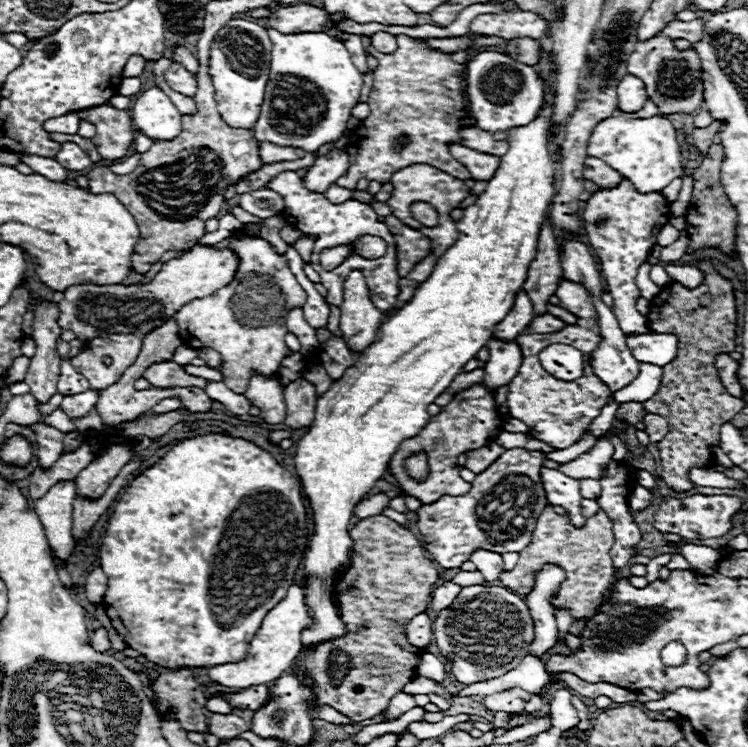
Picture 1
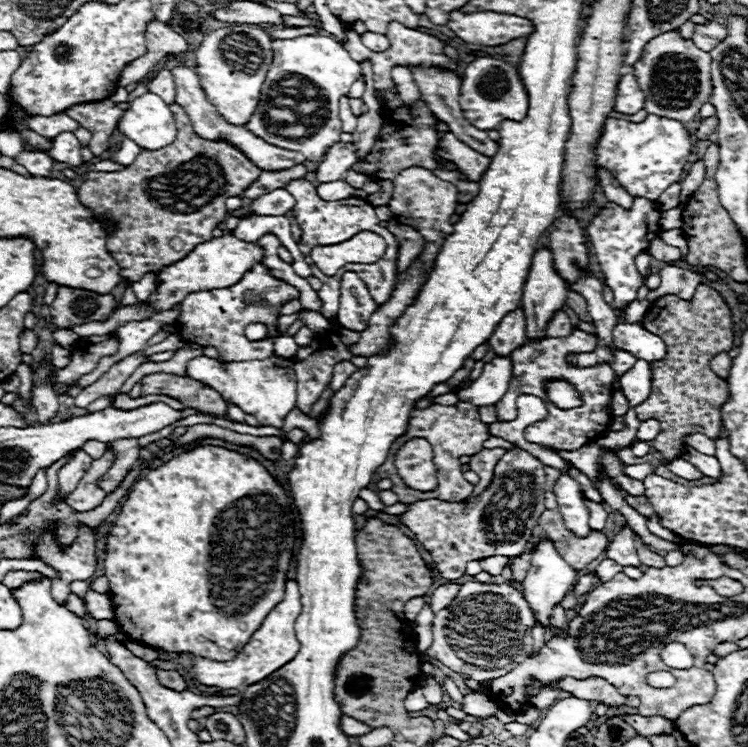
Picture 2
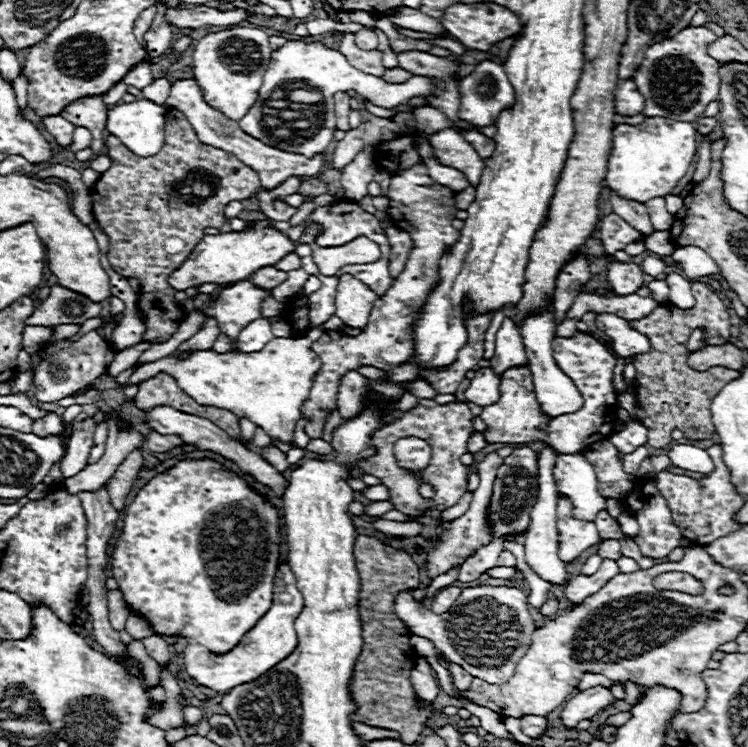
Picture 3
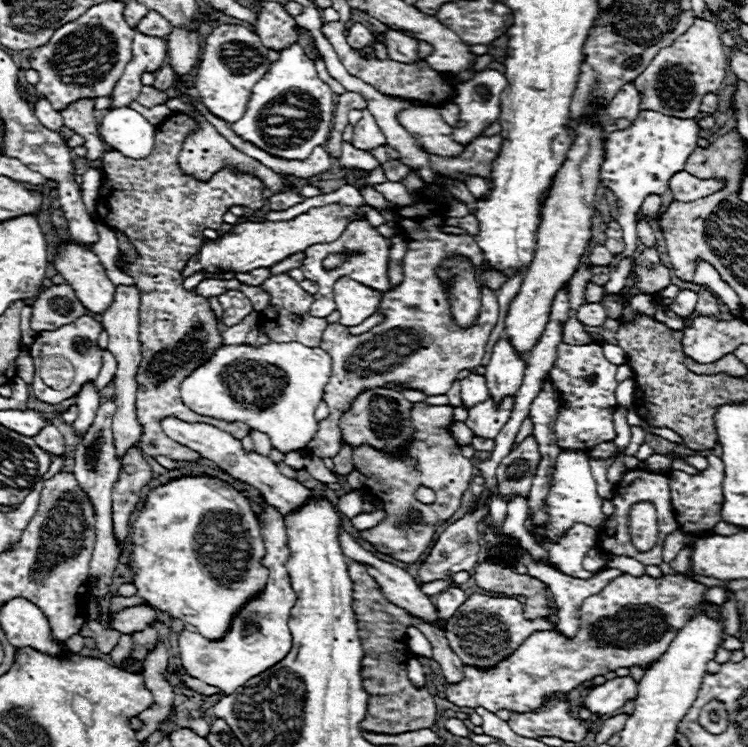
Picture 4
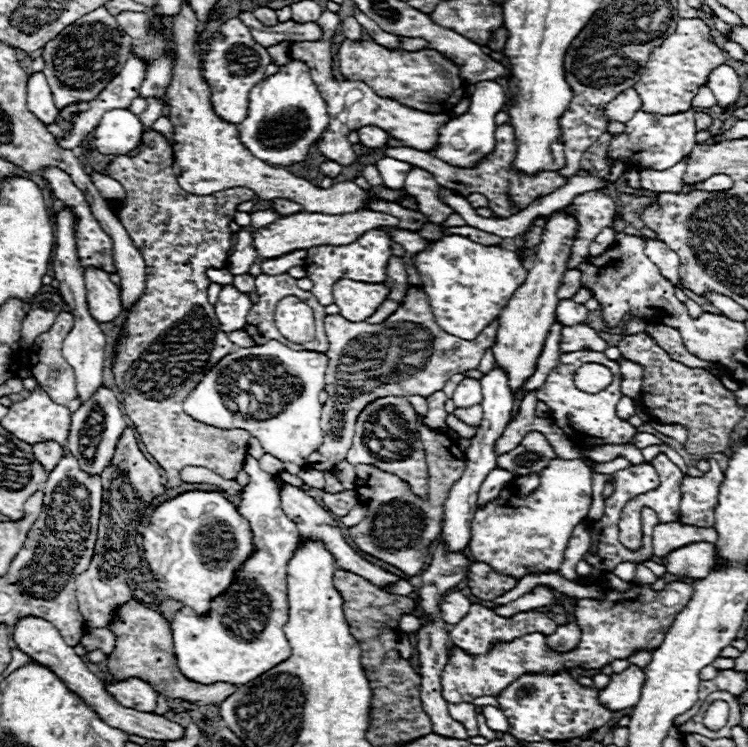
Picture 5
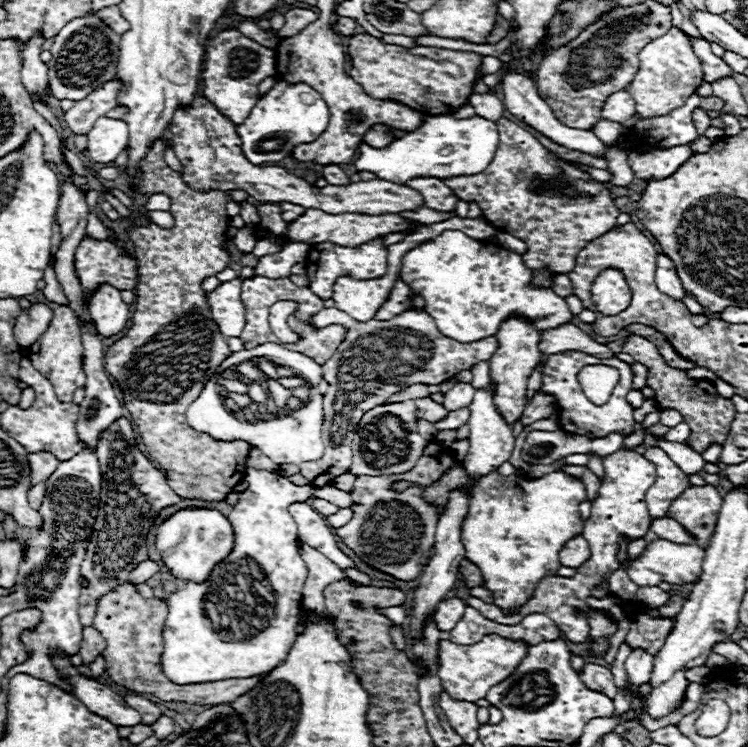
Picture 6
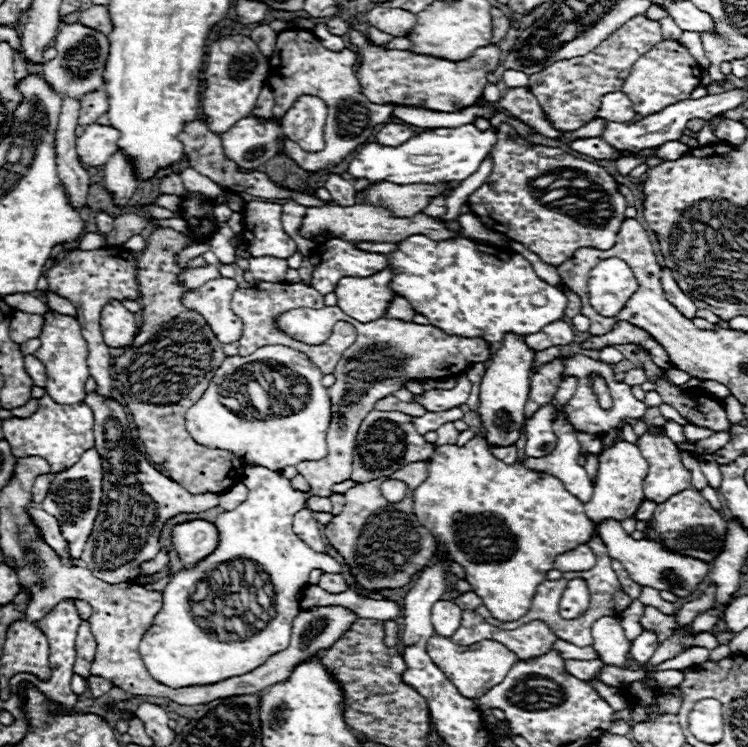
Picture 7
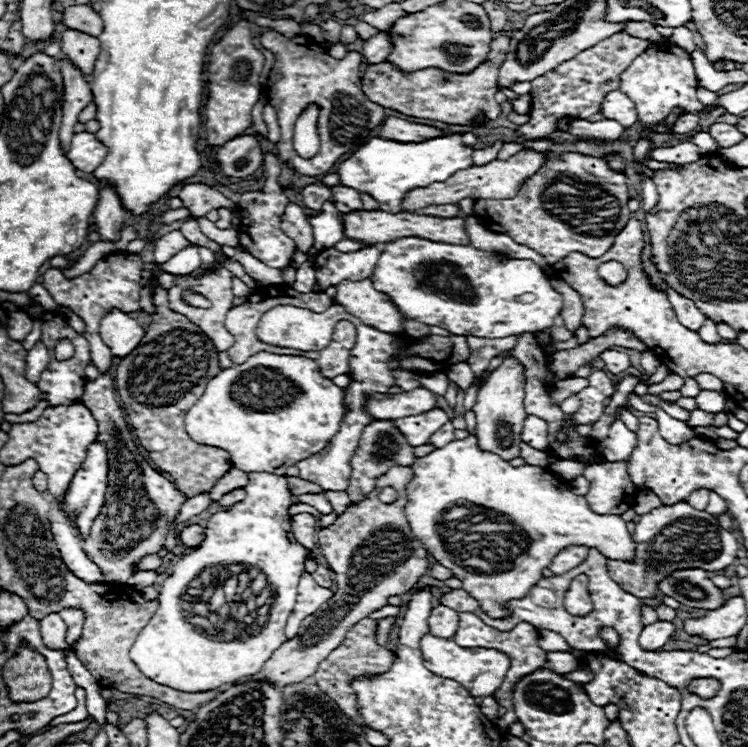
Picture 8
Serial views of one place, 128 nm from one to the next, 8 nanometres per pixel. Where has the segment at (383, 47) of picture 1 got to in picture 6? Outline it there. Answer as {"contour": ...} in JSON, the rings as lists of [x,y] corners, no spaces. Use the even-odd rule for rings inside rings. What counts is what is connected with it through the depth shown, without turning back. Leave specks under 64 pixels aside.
{"contour":[[[338,18],[334,24],[334,30],[342,36],[354,36],[356,34],[356,22],[352,18]]]}

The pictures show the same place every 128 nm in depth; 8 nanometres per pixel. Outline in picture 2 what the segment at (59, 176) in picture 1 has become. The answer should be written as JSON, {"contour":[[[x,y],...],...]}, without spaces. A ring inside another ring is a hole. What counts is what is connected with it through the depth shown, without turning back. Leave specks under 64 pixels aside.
{"contour":[[[30,150],[20,152],[16,156],[16,162],[22,164],[32,176],[42,176],[42,178],[48,178],[54,166],[54,160],[46,152],[30,152]]]}

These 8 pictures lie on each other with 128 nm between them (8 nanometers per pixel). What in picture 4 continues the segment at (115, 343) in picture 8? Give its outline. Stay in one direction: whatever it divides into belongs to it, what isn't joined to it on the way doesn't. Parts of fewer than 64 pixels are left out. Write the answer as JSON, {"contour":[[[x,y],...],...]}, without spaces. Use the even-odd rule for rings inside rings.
{"contour":[[[62,238],[58,248],[56,248],[56,256],[54,256],[54,268],[56,272],[74,288],[74,292],[78,294],[78,300],[94,314],[102,314],[114,300],[114,290],[116,286],[108,280],[104,266],[100,264],[98,256],[88,248],[82,246],[78,242],[72,242],[70,238]]]}

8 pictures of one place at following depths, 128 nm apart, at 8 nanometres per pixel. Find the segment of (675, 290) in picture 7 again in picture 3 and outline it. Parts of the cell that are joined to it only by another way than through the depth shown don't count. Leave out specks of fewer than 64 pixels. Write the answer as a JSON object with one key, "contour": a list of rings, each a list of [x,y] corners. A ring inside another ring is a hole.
{"contour":[[[610,190],[610,204],[612,204],[612,210],[620,218],[624,218],[630,226],[640,230],[644,236],[650,236],[654,232],[644,204],[640,204],[640,202],[626,202],[618,194],[614,194],[614,190]]]}

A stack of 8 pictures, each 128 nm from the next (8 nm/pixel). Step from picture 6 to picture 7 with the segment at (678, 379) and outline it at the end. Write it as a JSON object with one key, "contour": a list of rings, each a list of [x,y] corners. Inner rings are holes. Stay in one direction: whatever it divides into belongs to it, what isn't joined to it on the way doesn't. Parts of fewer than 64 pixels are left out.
{"contour":[[[640,346],[636,348],[636,358],[644,368],[648,382],[656,384],[656,392],[662,396],[662,402],[676,408],[690,424],[712,432],[724,432],[730,428],[732,422],[726,418],[726,410],[716,396],[704,390],[692,390],[690,394],[680,392],[680,388],[664,376],[664,370],[658,368],[652,362],[652,356]]]}

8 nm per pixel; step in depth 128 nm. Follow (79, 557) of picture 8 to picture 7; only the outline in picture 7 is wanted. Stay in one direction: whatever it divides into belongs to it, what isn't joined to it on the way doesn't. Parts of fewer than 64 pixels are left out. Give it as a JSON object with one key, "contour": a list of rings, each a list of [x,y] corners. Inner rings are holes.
{"contour":[[[36,504],[26,506],[26,512],[32,516],[32,522],[38,526],[38,530],[40,530],[40,534],[42,534],[42,540],[44,540],[50,548],[54,548],[58,554],[66,556],[68,546],[66,546],[66,542],[64,542],[64,538],[62,538],[58,520],[56,520],[54,516],[50,516],[48,512],[44,512],[44,510],[42,510],[40,506],[36,506]]]}

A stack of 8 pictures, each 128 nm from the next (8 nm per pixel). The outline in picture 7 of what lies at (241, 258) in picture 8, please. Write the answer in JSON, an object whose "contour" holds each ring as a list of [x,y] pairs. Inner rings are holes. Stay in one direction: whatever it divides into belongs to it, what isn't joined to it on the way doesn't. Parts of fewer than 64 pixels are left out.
{"contour":[[[250,258],[250,272],[256,282],[284,282],[284,276],[288,272],[288,260],[286,258]]]}

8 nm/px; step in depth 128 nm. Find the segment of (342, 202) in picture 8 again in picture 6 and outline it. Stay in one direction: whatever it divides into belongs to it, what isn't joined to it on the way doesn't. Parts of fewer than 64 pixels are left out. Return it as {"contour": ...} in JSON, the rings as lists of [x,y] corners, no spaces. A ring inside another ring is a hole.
{"contour":[[[330,164],[324,168],[324,178],[328,184],[334,184],[334,186],[340,186],[340,184],[348,184],[350,178],[344,174],[344,170],[338,166],[338,164]]]}

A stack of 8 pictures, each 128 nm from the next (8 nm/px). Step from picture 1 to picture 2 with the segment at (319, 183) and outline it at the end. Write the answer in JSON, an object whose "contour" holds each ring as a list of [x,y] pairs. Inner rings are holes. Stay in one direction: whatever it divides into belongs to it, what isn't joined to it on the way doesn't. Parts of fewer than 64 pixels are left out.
{"contour":[[[338,142],[338,144],[334,144],[334,146],[324,154],[322,162],[318,162],[316,180],[318,180],[318,182],[344,180],[346,170],[350,170],[354,162],[356,162],[356,148],[354,148],[354,144]]]}

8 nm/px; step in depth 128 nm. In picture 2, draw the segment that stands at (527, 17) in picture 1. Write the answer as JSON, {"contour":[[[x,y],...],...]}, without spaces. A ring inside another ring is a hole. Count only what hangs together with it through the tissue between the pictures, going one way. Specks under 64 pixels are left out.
{"contour":[[[454,10],[446,26],[464,42],[484,46],[506,44],[514,38],[530,36],[534,32],[534,24],[530,20],[500,12],[462,14],[460,10]]]}

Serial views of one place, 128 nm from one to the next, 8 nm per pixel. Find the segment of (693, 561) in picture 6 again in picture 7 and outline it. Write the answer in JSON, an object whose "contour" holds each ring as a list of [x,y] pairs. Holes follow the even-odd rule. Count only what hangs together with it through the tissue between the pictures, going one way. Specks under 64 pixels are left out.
{"contour":[[[606,520],[600,526],[600,536],[604,540],[604,544],[608,546],[608,554],[610,558],[616,558],[624,564],[624,568],[628,570],[630,578],[634,578],[634,582],[638,582],[640,586],[650,586],[656,590],[670,590],[678,596],[686,596],[690,592],[694,592],[694,588],[704,580],[704,576],[708,574],[708,564],[696,558],[686,558],[682,554],[674,554],[672,550],[668,550],[666,546],[662,546],[660,542],[654,540],[634,540],[632,536],[628,536],[620,522],[616,520]]]}

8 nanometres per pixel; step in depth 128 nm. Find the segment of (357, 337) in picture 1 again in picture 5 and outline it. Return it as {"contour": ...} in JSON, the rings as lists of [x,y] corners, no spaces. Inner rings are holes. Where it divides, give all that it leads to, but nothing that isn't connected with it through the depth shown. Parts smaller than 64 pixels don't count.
{"contour":[[[342,278],[334,284],[332,294],[334,304],[340,308],[344,318],[350,318],[350,322],[364,322],[386,300],[388,288],[384,284],[366,284]]]}

